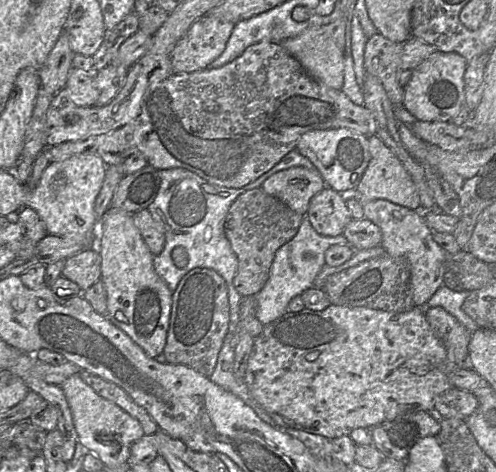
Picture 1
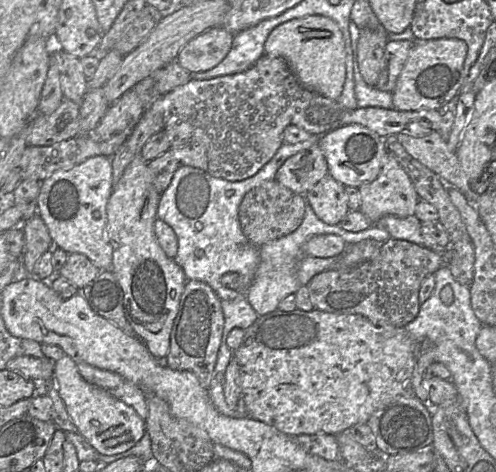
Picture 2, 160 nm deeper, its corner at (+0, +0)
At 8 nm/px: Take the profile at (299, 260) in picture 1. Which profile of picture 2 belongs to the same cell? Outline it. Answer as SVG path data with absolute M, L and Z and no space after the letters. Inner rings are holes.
M305 198L305 213L298 228L288 235L268 241L259 248L259 265L251 285L244 294L245 298L258 316L265 315L276 310L279 302L283 298L289 294L296 293L296 291L301 287L297 278L297 271L300 261L305 256L303 246L311 237L321 234L337 235L346 244L354 244L365 239L372 239L383 243L390 239L389 233L375 224L372 224L369 228L359 232L346 231L340 228L339 225L328 225L316 216Z

